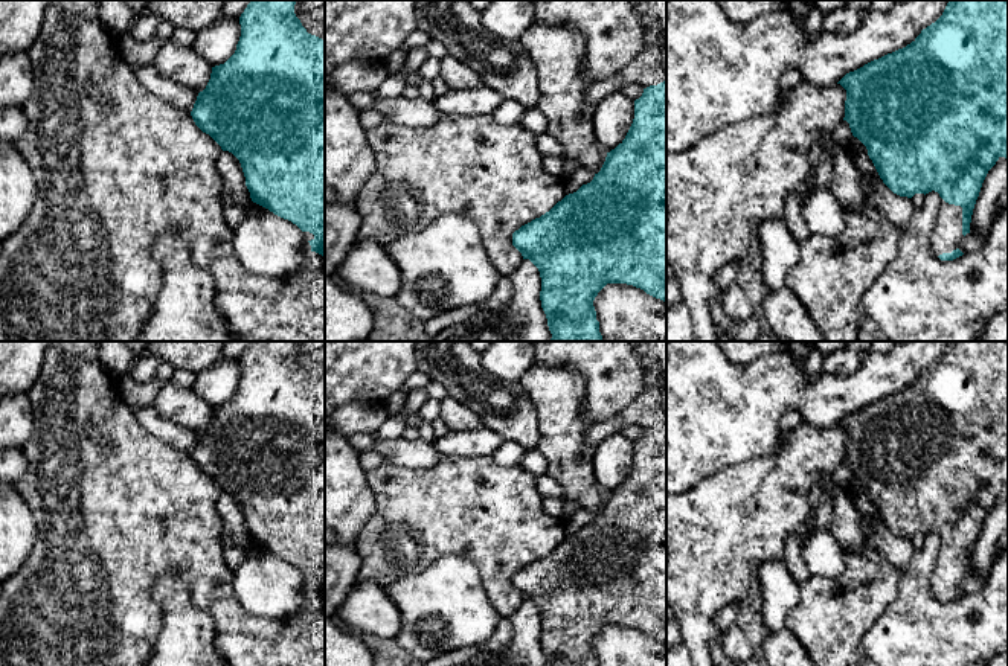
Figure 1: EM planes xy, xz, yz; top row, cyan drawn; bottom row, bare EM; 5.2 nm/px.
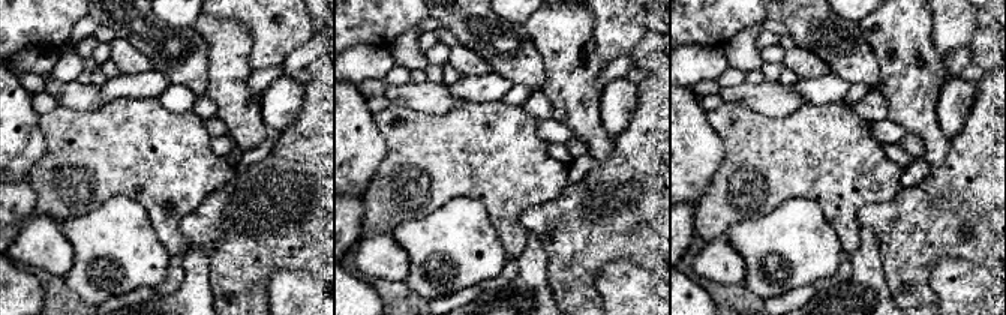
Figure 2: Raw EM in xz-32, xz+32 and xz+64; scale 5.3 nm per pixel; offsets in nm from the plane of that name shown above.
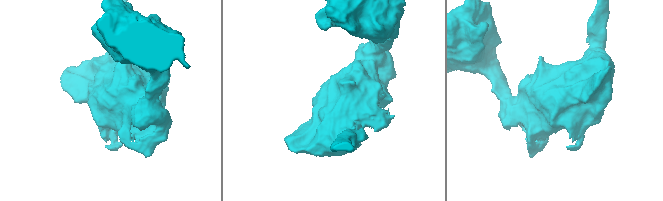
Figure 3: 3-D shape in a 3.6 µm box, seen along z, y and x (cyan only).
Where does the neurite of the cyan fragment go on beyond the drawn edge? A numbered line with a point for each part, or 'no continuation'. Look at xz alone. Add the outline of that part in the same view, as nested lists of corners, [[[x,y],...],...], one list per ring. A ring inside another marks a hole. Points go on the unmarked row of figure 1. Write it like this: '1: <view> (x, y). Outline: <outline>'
no continuation

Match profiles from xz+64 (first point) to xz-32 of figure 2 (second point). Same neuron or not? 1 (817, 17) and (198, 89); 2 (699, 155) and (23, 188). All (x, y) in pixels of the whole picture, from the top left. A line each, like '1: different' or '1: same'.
1: same
2: different

